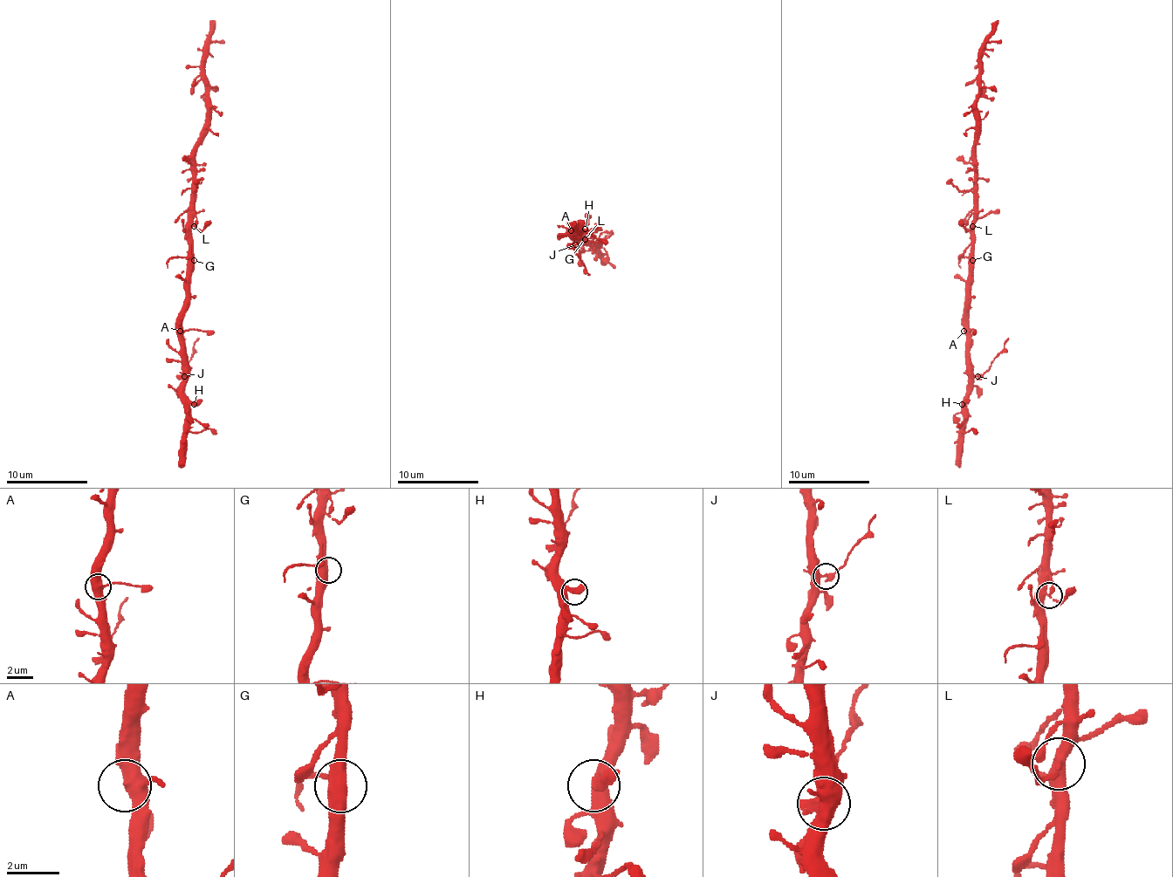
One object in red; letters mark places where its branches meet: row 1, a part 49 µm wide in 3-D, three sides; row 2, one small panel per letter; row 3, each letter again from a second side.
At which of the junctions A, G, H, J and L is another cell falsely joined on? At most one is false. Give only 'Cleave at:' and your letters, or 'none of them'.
Cleave at: J

